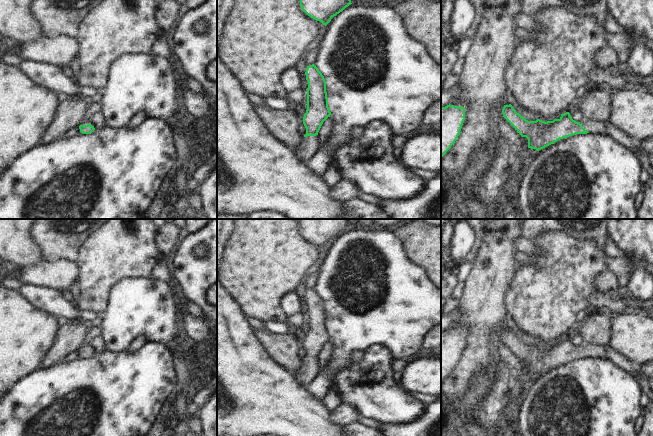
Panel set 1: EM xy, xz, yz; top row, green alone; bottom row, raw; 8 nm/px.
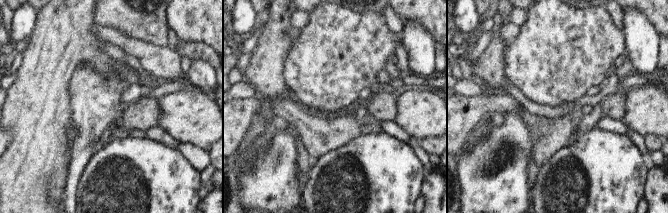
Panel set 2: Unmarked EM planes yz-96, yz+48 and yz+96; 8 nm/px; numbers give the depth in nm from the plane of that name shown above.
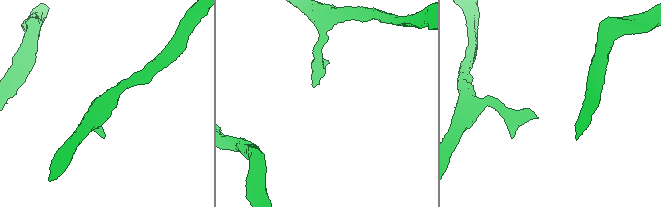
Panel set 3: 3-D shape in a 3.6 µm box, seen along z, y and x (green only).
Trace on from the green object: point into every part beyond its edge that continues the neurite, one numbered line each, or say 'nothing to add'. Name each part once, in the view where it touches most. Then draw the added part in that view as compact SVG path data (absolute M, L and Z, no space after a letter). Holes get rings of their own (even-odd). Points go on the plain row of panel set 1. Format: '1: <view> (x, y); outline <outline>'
1: xz (310, 371); outline M308 359L304 361L301 369L293 374L302 385L308 387L320 376L321 372L322 369L318 362L318 359Z

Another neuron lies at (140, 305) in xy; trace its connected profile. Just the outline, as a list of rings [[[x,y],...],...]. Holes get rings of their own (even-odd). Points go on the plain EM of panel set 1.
[[[149,276],[125,278],[119,281],[110,295],[110,303],[102,314],[102,336],[106,349],[115,352],[128,350],[136,336],[143,336],[146,341],[157,341],[168,347],[180,345],[174,342],[176,334],[176,308],[170,288],[165,281]]]

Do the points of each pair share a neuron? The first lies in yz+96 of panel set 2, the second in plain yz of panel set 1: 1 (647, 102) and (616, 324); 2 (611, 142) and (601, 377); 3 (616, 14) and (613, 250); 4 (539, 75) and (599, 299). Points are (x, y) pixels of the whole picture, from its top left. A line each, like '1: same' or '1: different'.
1: same
2: same
3: same
4: different

